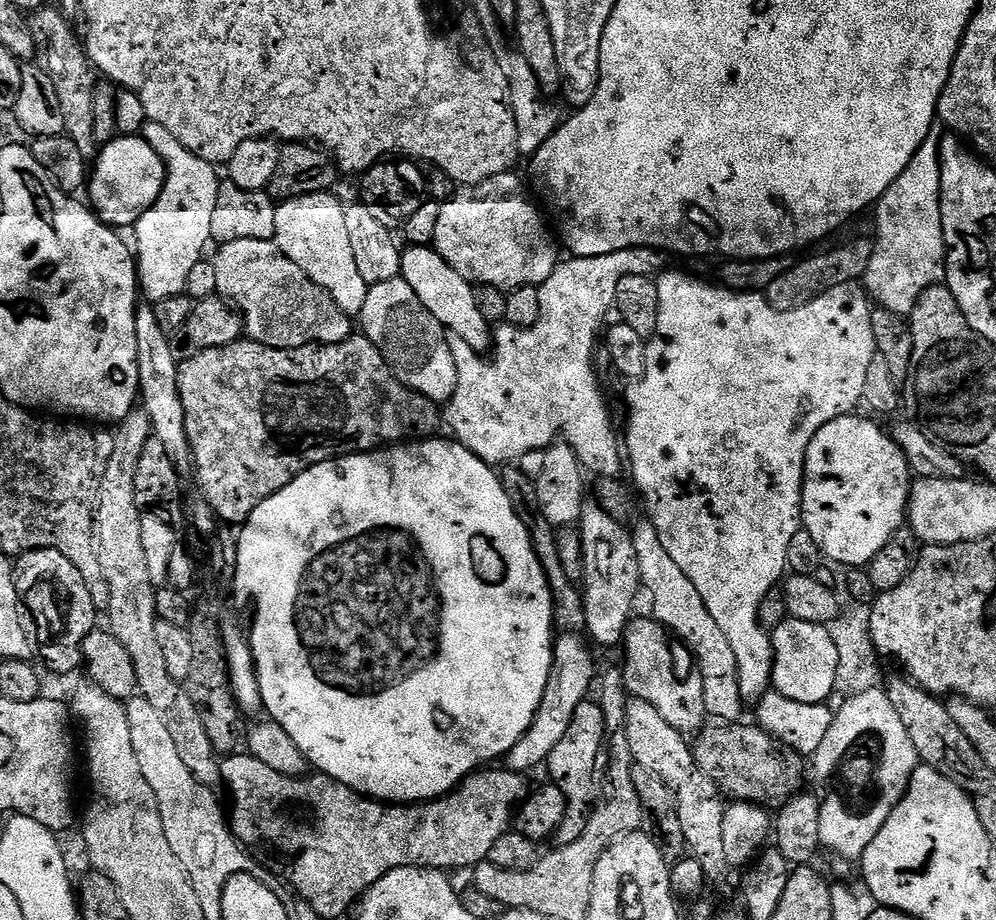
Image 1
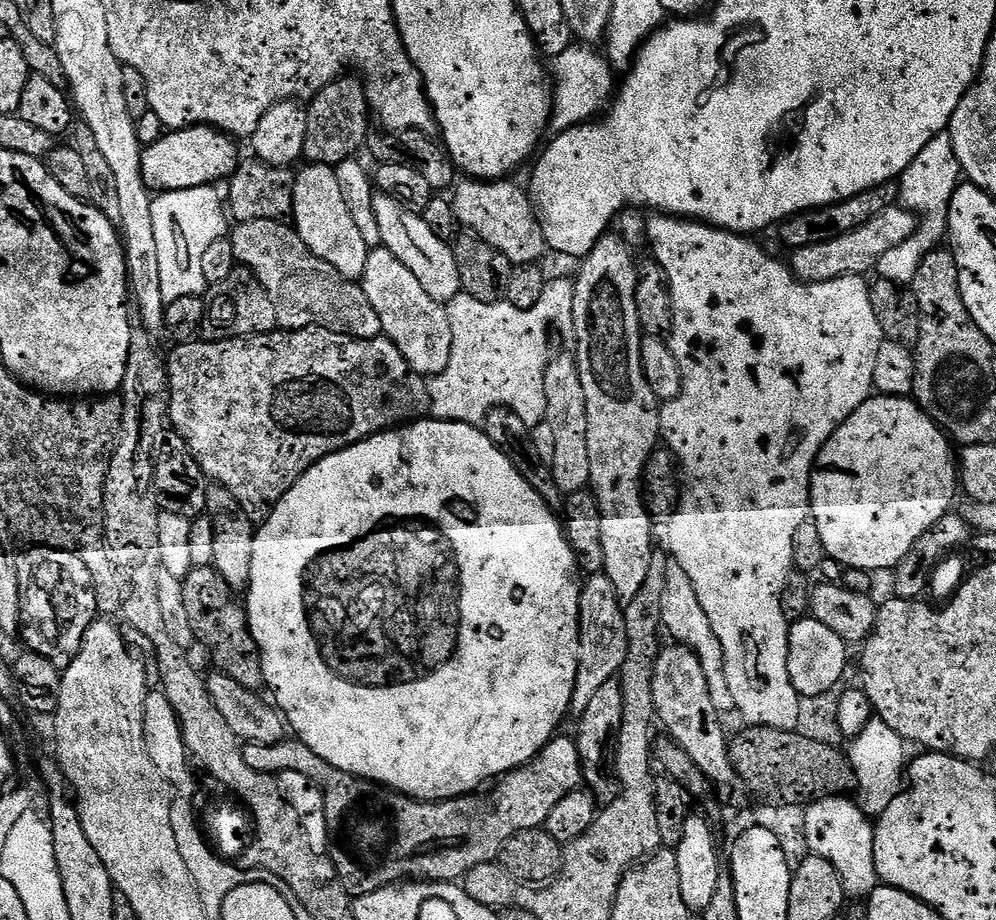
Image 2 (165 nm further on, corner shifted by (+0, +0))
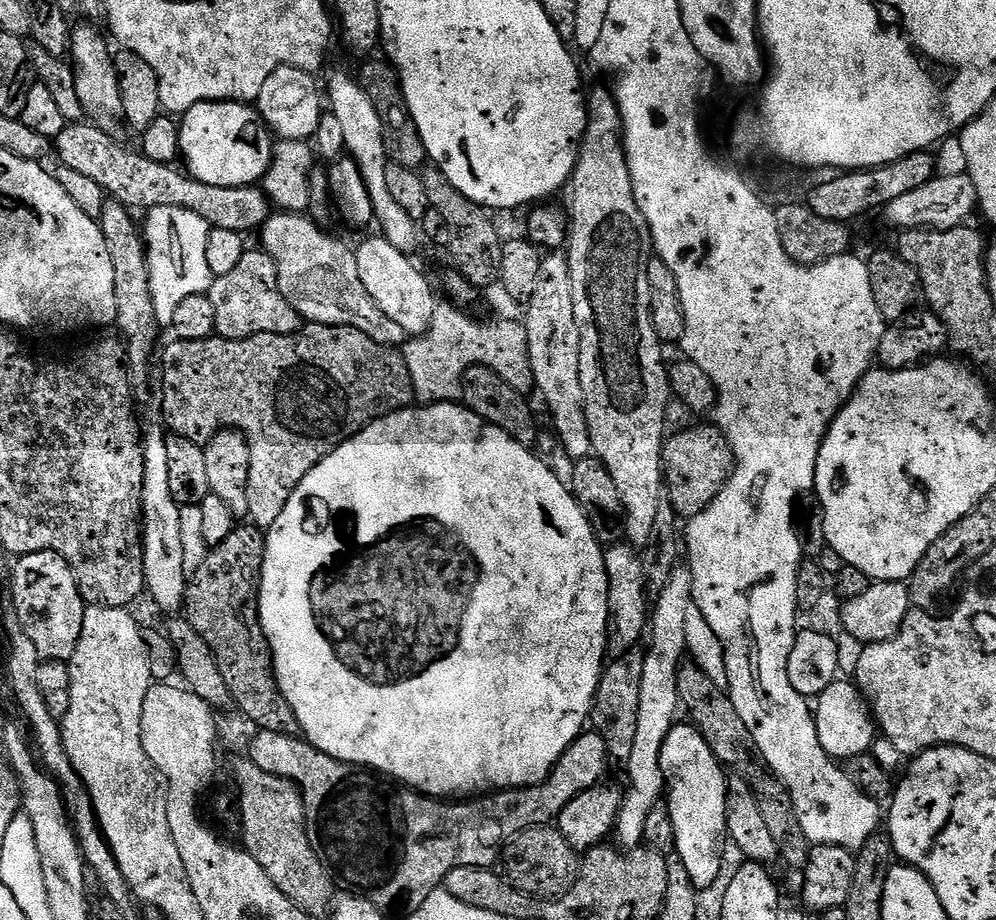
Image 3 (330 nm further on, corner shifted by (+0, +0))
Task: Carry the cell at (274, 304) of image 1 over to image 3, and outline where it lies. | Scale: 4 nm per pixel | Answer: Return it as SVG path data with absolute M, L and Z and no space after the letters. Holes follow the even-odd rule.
M277 211L269 216L258 237L263 251L269 252L278 266L278 286L300 315L301 321L308 324L333 324L362 330L374 342L388 348L399 349L405 343L406 333L398 322L386 318L378 310L378 302L366 294L362 278L358 274L355 251L347 248L340 240L327 236L304 214Z

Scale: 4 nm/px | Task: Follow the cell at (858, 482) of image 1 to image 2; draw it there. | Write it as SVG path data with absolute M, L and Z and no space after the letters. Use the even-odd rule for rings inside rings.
M873 394L867 400L863 400L858 410L854 410L850 418L843 420L838 430L834 430L832 437L822 446L816 464L812 468L810 518L818 526L825 557L836 560L844 568L861 568L873 574L879 574L883 568L895 569L896 564L902 562L902 558L906 558L910 546L914 546L914 542L918 542L918 538L922 538L926 530L933 528L942 517L953 511L952 499L955 498L956 492L958 496L958 460L954 455L954 448L952 452L951 447L953 448L953 445L949 437L945 436L944 431L916 405L915 400L907 396L881 396L879 394Z

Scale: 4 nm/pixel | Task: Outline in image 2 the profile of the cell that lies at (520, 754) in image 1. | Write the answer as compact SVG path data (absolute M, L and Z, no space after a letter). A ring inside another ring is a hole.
M592 574L587 579L580 586L580 653L571 707L576 714L584 713L586 705L603 684L617 679L626 658L626 622L621 601L617 600L603 574Z

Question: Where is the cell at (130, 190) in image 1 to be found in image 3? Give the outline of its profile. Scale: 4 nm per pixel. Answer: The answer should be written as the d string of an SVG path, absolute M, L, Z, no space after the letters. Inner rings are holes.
M206 100L183 113L180 125L180 156L189 176L210 186L256 186L268 173L274 137L267 124L248 102Z

